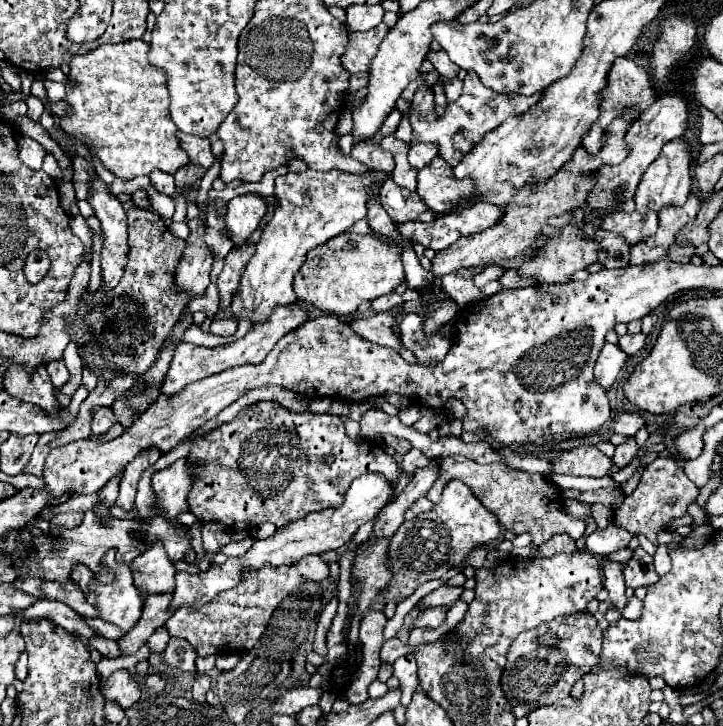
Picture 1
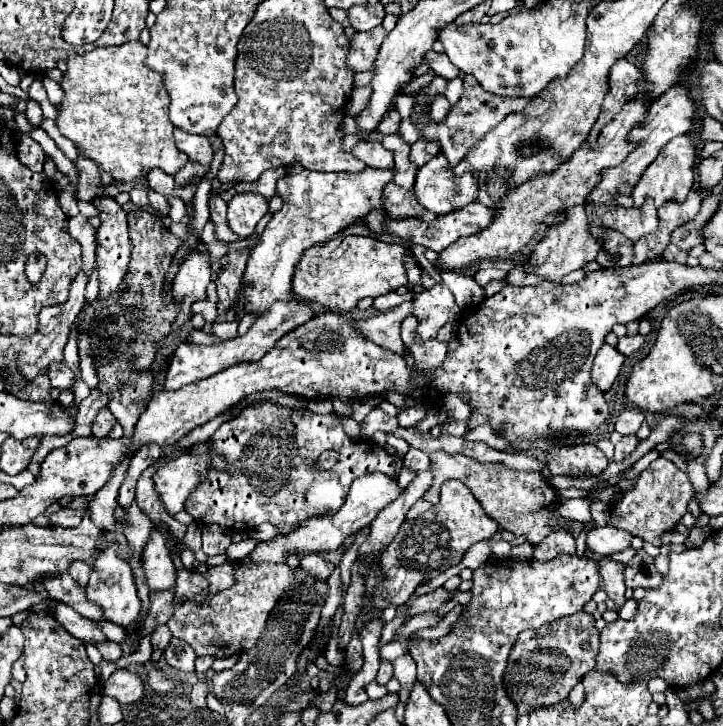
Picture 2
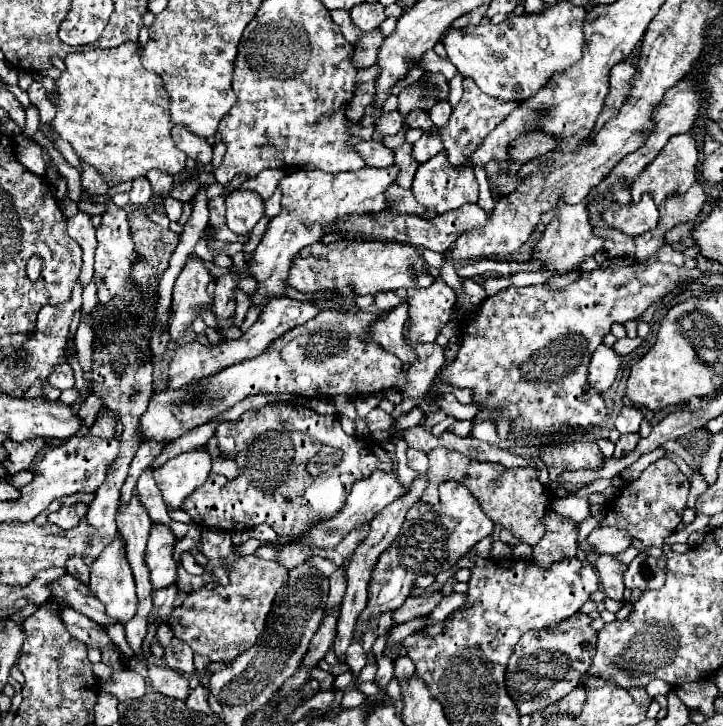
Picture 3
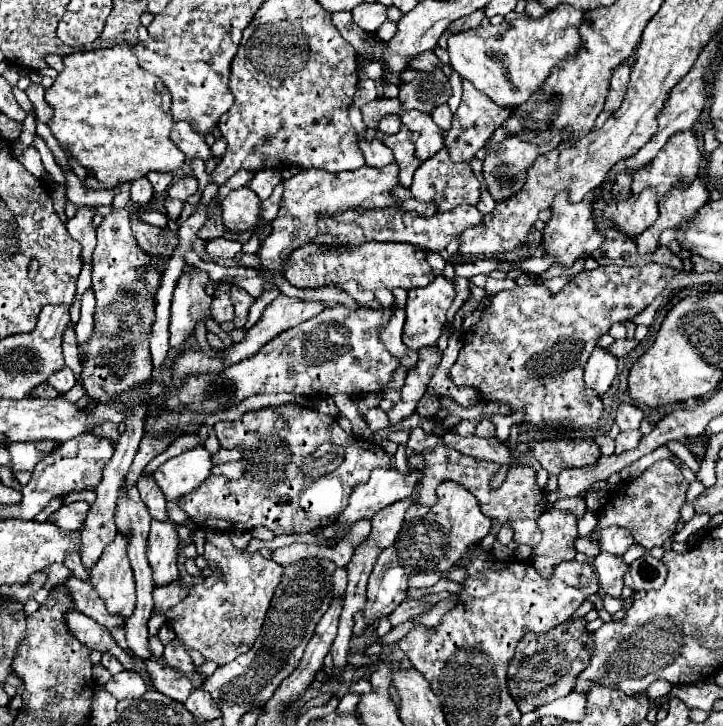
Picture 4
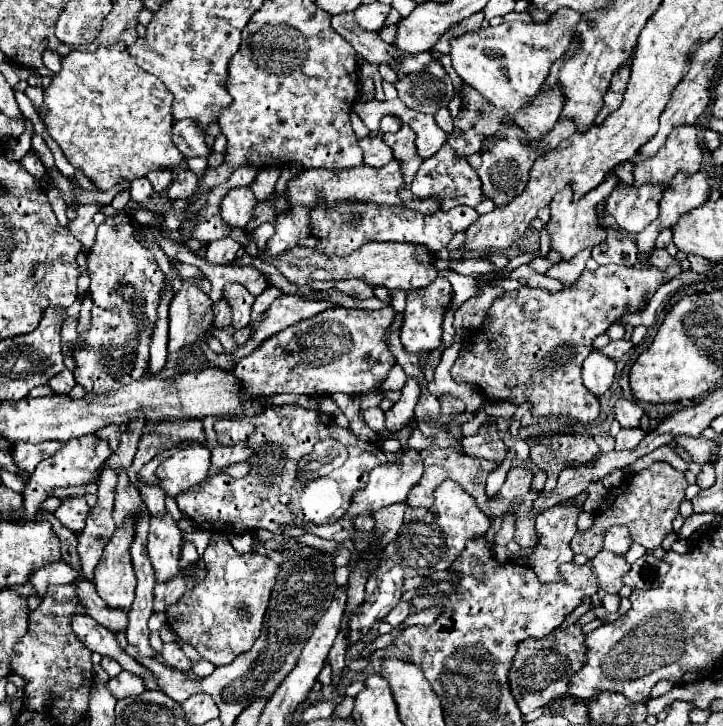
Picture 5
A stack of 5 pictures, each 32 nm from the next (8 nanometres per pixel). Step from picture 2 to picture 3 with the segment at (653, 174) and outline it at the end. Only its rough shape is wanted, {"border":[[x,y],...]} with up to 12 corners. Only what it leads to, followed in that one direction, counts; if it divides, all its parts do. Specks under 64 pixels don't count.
{"border":[[692,132],[676,134],[632,182],[632,200],[662,204],[696,182]]}

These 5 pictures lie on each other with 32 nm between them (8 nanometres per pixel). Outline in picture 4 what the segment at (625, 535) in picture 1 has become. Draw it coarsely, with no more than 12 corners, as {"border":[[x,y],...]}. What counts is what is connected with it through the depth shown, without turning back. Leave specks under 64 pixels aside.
{"border":[[604,528],[594,538],[604,552],[622,556],[634,542],[628,528]]}

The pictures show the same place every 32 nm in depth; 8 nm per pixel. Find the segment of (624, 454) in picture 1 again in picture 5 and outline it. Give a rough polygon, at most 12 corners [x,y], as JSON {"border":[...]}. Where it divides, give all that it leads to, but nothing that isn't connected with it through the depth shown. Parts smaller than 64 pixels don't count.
{"border":[[622,428],[616,450],[632,450],[644,438],[644,430]]}

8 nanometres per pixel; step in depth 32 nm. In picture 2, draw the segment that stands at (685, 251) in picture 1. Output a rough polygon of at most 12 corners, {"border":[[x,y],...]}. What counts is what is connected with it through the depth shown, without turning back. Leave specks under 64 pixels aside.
{"border":[[668,244],[662,260],[684,264],[686,252]]}

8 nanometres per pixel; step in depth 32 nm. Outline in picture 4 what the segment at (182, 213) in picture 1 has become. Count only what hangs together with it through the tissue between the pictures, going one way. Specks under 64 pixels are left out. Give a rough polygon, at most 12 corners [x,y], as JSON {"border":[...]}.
{"border":[[168,197],[165,201],[166,214],[177,220],[184,202]]}

